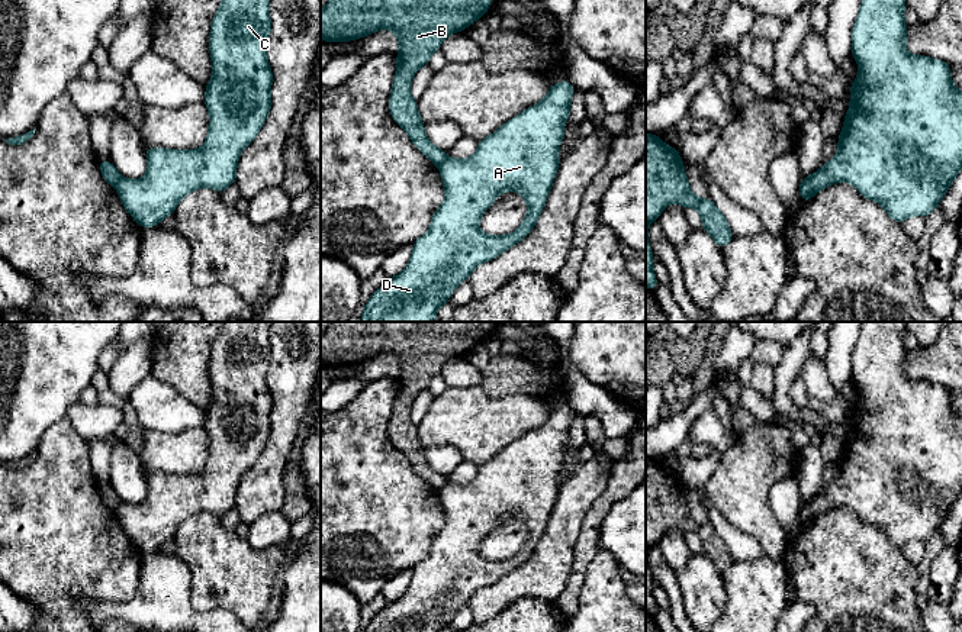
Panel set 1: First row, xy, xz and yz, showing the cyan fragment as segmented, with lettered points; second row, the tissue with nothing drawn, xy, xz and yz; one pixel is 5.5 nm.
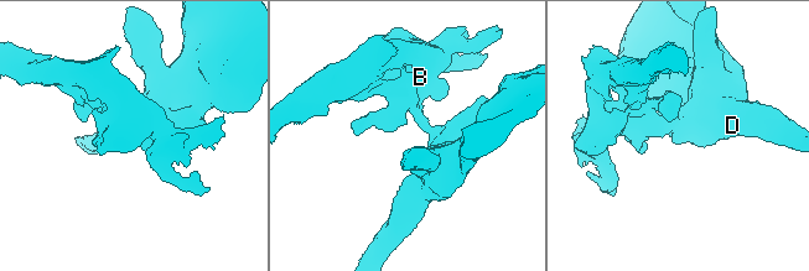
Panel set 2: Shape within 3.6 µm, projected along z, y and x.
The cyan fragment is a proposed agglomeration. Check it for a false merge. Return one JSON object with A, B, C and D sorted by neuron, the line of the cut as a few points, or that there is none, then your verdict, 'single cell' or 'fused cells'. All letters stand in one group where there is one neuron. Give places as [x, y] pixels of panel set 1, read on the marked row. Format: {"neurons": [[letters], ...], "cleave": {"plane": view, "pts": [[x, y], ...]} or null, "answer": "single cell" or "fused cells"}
{"neurons": [["A", "C", "D"], ["B"]], "cleave": {"plane": "yz", "pts": [[813, 174], [801, 194]]}, "answer": "fused cells"}

